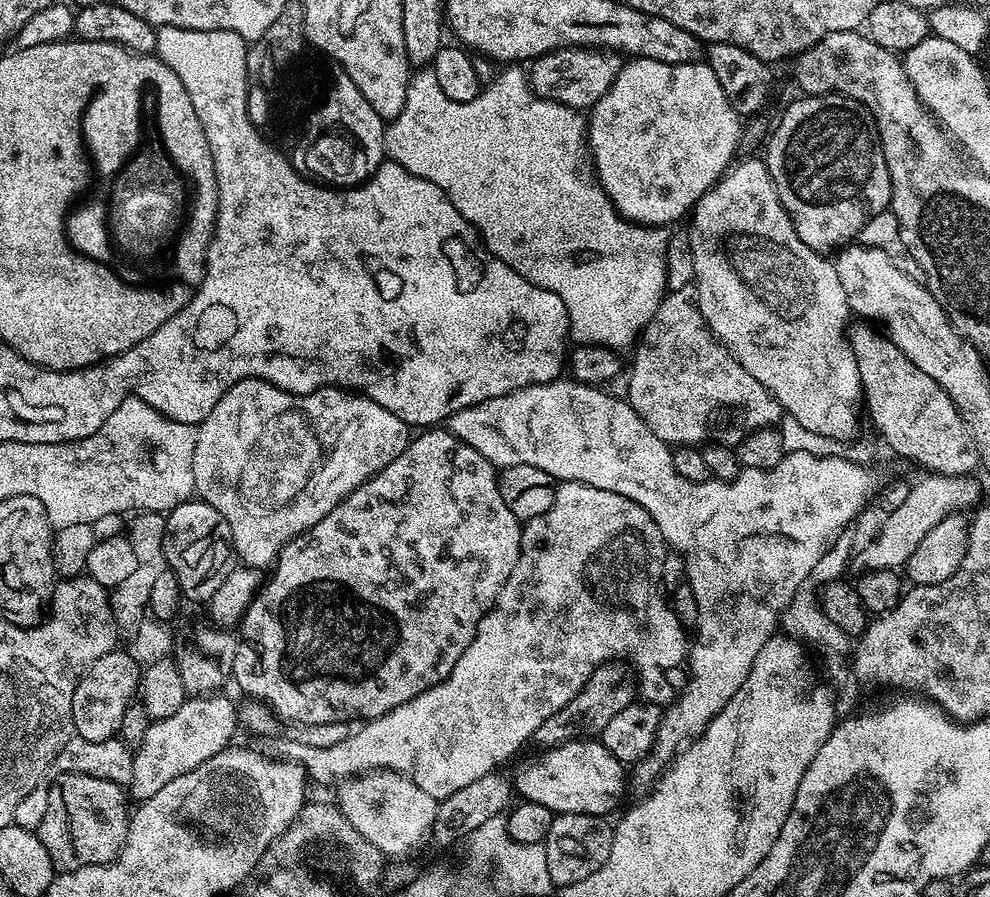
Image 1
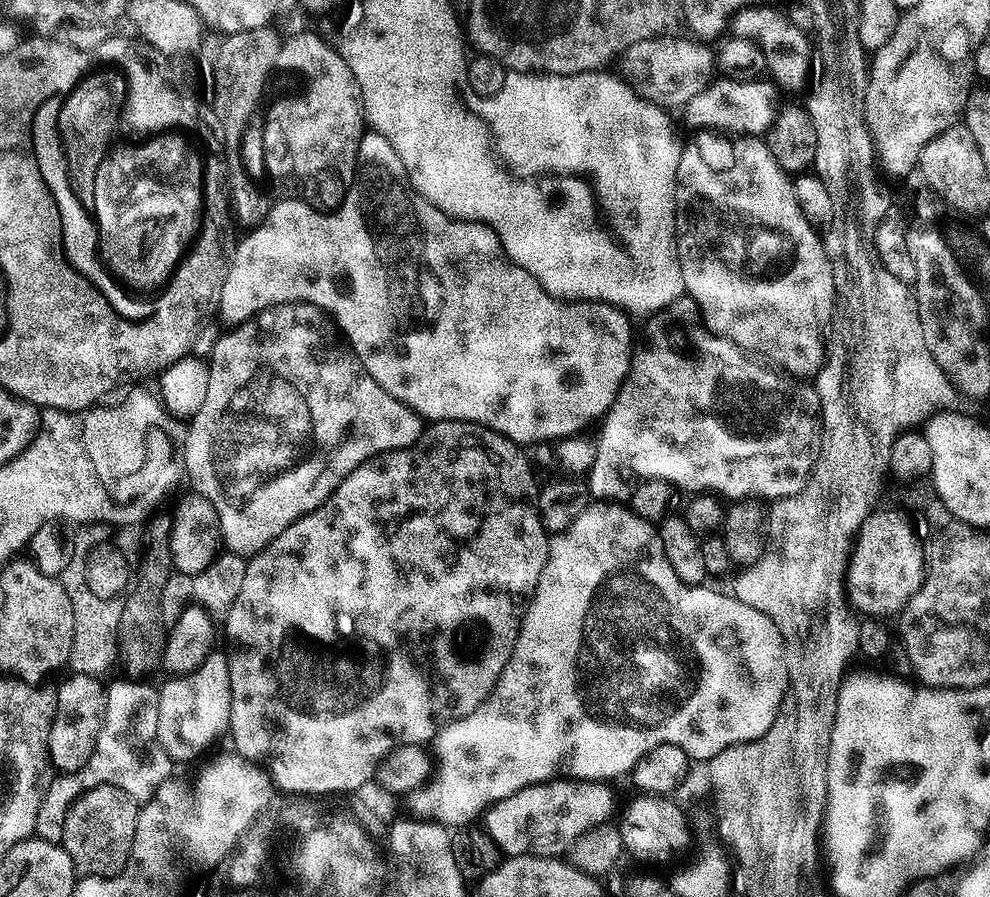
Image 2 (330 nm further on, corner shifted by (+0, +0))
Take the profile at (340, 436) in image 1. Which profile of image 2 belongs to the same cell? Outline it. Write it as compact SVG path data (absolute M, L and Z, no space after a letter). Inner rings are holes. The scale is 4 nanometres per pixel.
M279 304L276 308L268 308L264 312L252 316L244 324L229 327L227 331L225 336L217 338L216 345L212 348L212 360L207 361L206 398L202 402L202 410L198 410L198 414L194 414L190 418L189 424L192 425L189 426L188 437L184 440L184 468L188 471L189 482L196 487L193 488L195 495L204 496L206 502L210 502L210 506L214 506L214 510L218 514L223 547L236 556L251 558L258 555L267 544L274 542L274 538L278 538L278 534L282 534L282 530L286 530L286 526L298 522L298 518L310 514L314 510L318 510L318 506L322 506L322 502L326 502L326 498L330 498L330 494L334 494L337 486L350 474L354 474L354 470L358 470L358 466L362 466L367 460L373 460L376 456L381 456L383 452L393 452L399 448L419 445L420 435L424 433L426 424L419 414L407 408L402 402L398 402L398 398L386 394L386 390L382 390L382 386L378 386L378 382L374 382L374 378L370 378L370 374L366 374L360 359L353 354L351 348L342 343L337 329L330 326L329 317L325 316L320 309L315 308L313 304ZM262 364L276 368L278 372L282 372L288 380L292 380L300 388L292 388L292 394L288 394L290 396L290 400L288 400L286 398L288 388L280 390L284 386L280 386L280 382L276 384L276 380L274 380L274 390L272 390L274 394L270 400L272 408L268 408L268 400L266 400L266 408L264 408L264 400L262 400L262 408L232 408L228 394L232 394L234 382L240 382L240 378L242 378L238 374L238 370L250 368L250 366L262 366Z

